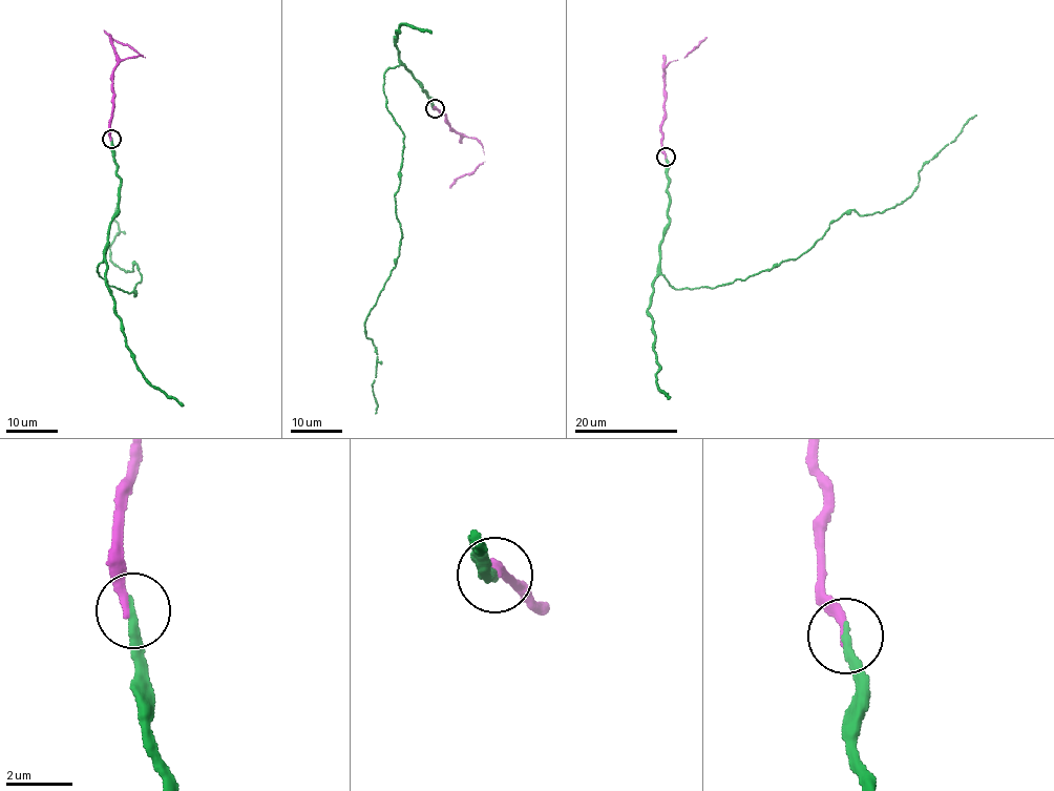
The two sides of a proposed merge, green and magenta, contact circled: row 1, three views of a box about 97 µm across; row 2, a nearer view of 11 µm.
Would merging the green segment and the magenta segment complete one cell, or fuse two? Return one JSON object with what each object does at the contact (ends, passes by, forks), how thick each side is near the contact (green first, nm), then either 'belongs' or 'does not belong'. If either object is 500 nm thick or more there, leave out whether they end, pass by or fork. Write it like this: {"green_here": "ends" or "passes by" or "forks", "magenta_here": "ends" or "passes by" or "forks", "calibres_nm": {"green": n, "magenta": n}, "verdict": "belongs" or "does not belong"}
{"green_here": "ends", "magenta_here": "ends", "calibres_nm": {"green": 280, "magenta": 240}, "verdict": "belongs"}

